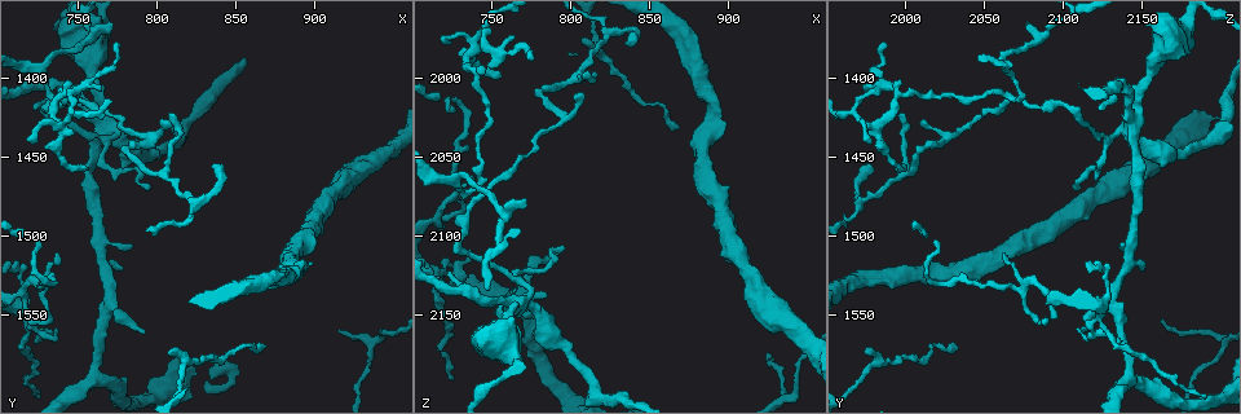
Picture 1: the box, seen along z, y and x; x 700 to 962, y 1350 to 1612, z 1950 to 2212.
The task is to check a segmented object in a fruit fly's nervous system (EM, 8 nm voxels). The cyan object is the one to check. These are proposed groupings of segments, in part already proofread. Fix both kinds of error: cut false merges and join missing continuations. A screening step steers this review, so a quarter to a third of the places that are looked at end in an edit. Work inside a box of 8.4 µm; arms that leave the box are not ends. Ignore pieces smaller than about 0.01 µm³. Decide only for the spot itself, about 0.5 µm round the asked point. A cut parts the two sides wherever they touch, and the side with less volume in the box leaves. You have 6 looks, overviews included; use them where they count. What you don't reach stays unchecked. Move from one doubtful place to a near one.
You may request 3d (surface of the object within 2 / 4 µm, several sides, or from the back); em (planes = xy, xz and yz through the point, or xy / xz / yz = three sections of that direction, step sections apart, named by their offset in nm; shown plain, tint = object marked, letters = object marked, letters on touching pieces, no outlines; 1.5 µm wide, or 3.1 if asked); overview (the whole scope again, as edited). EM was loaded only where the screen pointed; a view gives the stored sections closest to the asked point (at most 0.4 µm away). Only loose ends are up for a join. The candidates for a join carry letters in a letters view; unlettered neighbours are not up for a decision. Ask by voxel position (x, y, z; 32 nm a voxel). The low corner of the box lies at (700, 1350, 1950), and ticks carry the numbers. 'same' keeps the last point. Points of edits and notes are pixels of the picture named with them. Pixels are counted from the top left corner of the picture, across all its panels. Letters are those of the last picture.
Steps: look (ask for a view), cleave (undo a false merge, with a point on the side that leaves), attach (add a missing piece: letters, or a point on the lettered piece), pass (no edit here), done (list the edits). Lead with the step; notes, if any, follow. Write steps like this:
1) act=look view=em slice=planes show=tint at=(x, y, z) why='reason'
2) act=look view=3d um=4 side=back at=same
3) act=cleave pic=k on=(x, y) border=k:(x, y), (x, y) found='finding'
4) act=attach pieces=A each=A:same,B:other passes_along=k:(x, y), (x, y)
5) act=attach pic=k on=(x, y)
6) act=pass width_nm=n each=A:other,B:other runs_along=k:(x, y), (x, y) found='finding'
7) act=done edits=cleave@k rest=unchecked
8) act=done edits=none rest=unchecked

act=look view=3d um=2 at=(718, 1552, 2120) why='thick turns thin'

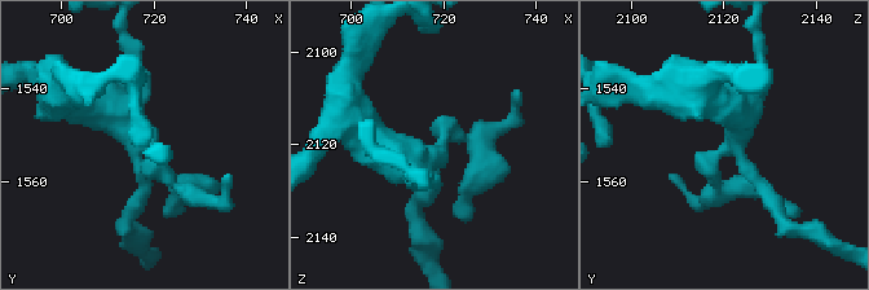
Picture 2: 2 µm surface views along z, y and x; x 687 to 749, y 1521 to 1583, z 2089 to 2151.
act=look view=em slice=planes show=plain at=(719, 1554, 2121)

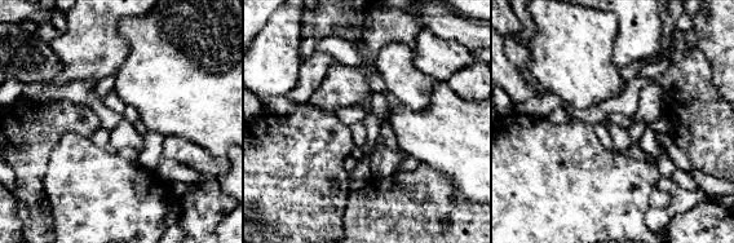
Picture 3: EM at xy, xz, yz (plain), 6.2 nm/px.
act=look view=em slice=planes show=letters at=same

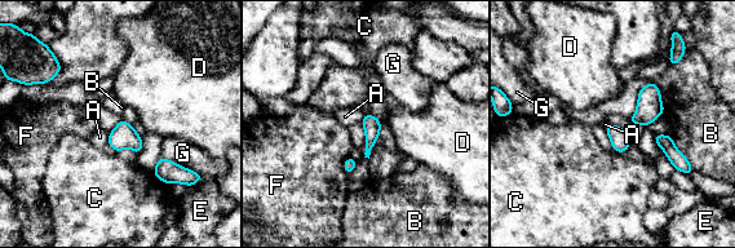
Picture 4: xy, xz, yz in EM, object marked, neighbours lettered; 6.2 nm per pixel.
act=pass each=A:other,B:other,C:other,D:other,E:other,F:other,G:other border=4:(655, 83), (640, 91), (629, 119) found='continuous, no second cell'

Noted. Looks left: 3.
act=look view=em slice=xy step=8 show=letters at=(822, 1478, 1970) why='side arm on a straight run'

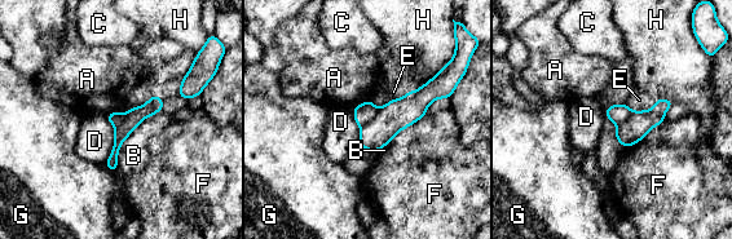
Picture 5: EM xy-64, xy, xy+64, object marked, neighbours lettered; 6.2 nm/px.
act=look view=em slice=planes show=letters at=same why='another direction'

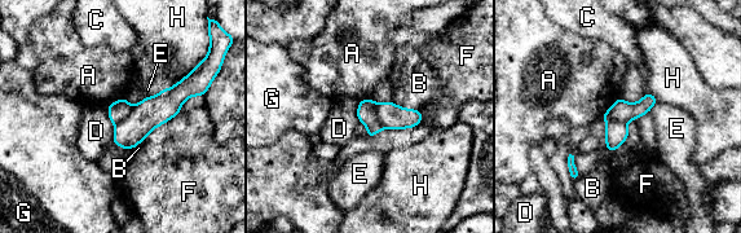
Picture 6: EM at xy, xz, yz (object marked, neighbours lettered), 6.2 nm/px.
act=cleave pic=6 on=(392, 117) width_nm=160 each=A:other,B:other,C:other,D:other,E:other,F:other,G:other,H:other part_leaving=6:(189, 78), (162, 108), (117, 139) found='two cells meet here'

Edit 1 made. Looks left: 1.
act=done edits=cleave@6 rest=unchecked

